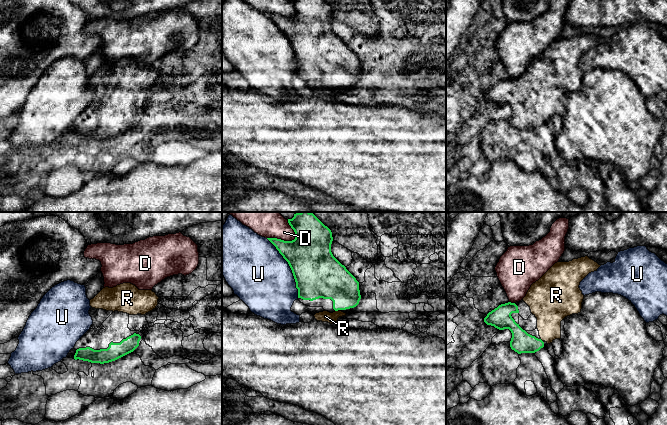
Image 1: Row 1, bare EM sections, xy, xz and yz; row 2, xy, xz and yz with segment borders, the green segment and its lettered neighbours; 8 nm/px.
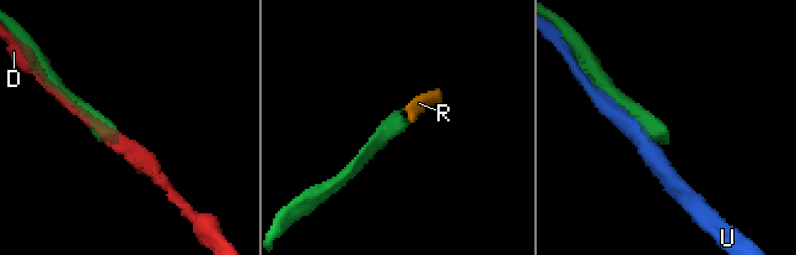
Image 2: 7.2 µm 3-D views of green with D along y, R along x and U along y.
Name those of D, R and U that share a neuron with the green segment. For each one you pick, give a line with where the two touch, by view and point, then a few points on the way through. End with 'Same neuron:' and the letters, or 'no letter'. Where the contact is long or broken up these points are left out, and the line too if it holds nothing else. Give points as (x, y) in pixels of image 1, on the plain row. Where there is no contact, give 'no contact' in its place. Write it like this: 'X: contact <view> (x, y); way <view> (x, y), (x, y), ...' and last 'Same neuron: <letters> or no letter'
R: contact xz (336, 86)
Same neuron: R

